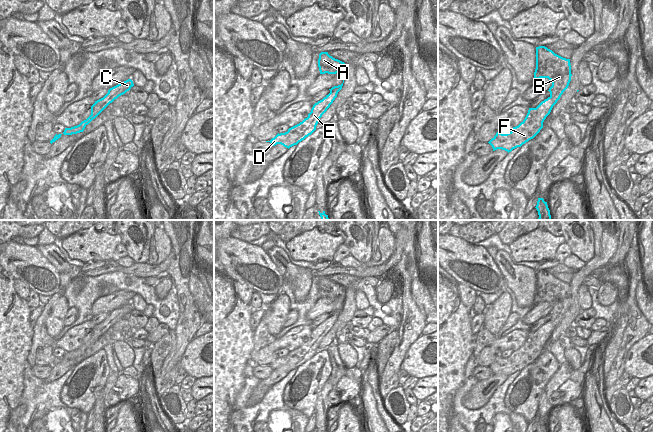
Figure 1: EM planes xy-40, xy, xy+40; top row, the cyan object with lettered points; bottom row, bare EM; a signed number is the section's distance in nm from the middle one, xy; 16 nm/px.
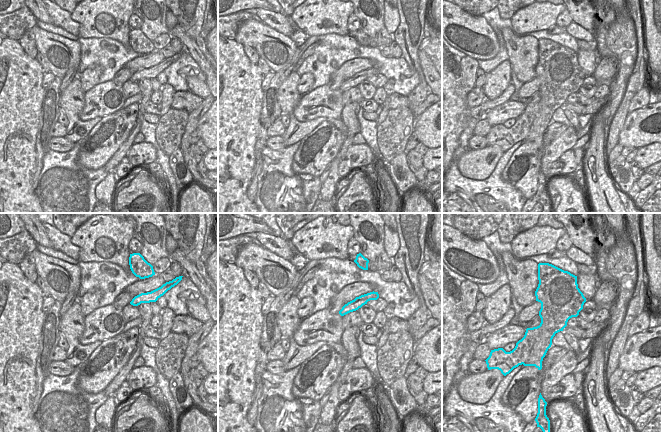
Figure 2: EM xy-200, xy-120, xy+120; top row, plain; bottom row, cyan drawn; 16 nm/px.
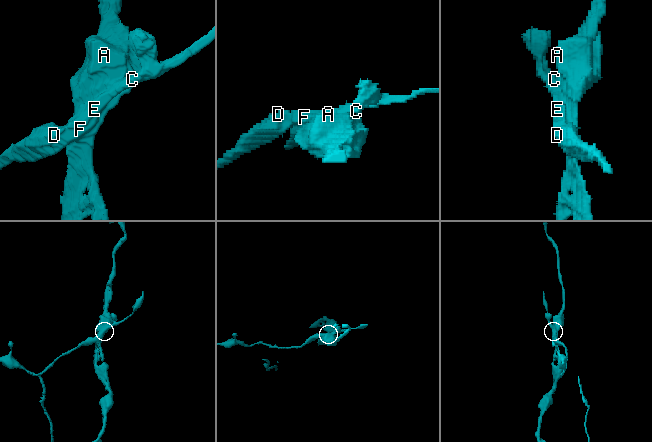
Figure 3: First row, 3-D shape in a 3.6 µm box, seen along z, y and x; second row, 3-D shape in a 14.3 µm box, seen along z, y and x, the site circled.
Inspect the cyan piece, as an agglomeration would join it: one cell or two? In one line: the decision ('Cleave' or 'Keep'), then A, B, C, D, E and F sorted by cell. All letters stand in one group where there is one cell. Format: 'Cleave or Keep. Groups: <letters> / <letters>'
Cleave. Groups: A B / C D E F.

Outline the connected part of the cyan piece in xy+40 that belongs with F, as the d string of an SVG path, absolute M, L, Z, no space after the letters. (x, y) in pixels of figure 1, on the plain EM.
M551 320L542 325L536 331L532 340L527 337L525 343L518 350L513 351L509 357L502 358L497 356L488 366L492 370L493 375L502 373L509 377L531 364L537 358L546 341L550 338L547 336L547 333L551 325L554 325Z

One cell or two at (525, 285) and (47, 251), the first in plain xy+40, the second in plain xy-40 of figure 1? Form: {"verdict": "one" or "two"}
{"verdict": "one"}

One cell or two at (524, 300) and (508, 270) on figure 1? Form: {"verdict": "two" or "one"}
{"verdict": "one"}

